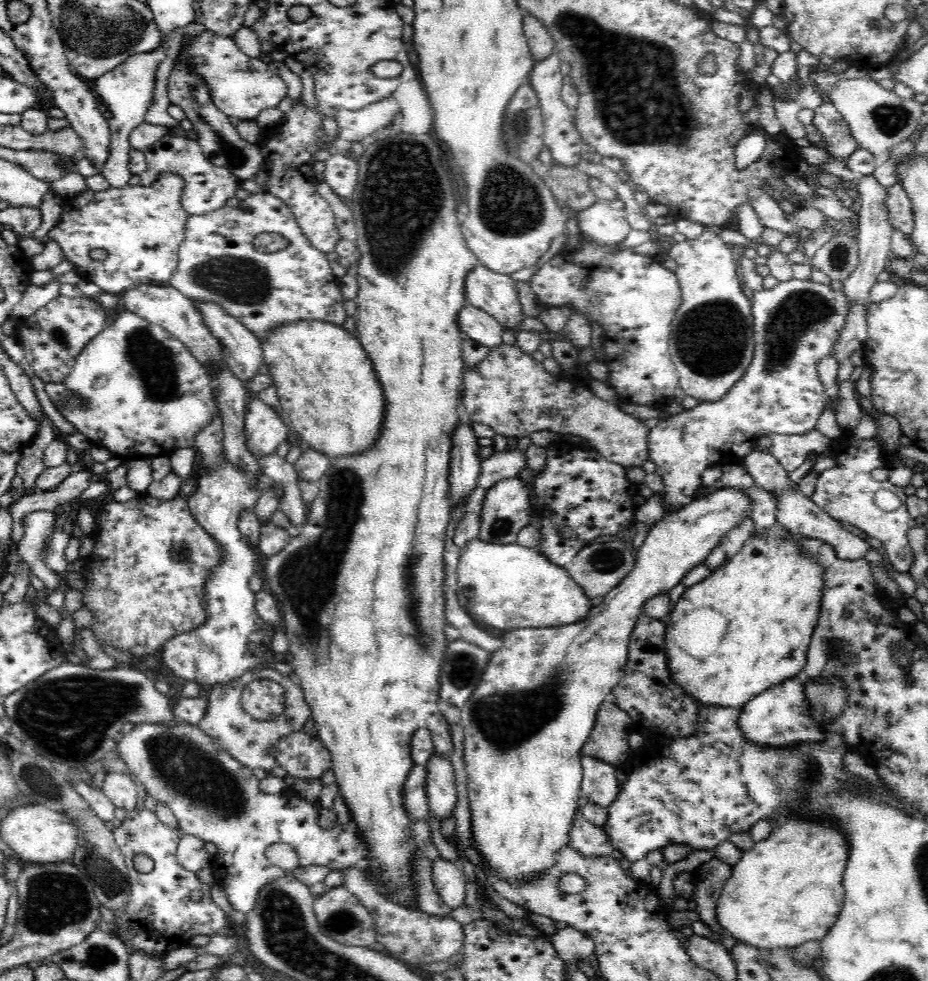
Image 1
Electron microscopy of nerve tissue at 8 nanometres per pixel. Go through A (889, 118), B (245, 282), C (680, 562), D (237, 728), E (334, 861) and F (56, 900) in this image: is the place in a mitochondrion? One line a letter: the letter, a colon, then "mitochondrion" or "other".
A: mitochondrion
B: mitochondrion
C: other
D: mitochondrion
E: other
F: mitochondrion

